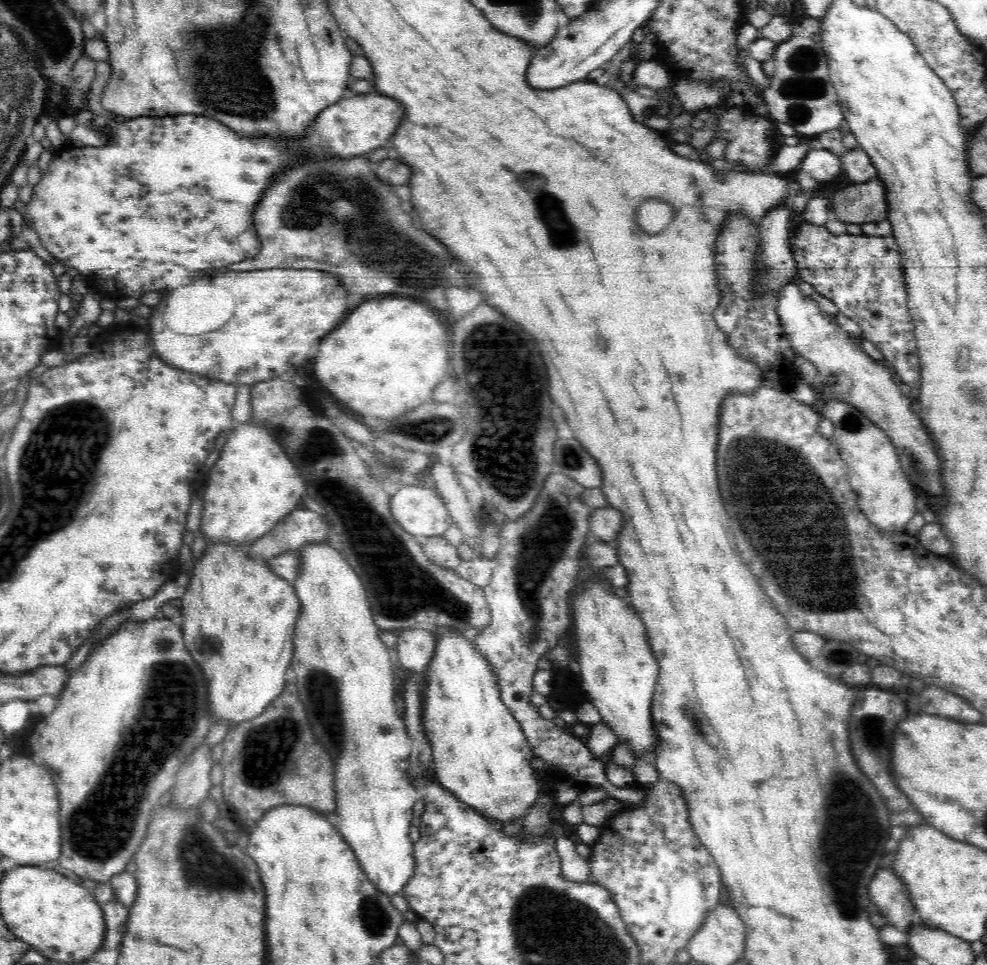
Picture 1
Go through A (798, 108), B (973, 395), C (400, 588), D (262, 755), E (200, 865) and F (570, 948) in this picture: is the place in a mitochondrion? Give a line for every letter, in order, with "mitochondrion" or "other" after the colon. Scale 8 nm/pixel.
A: mitochondrion
B: mitochondrion
C: mitochondrion
D: mitochondrion
E: mitochondrion
F: mitochondrion

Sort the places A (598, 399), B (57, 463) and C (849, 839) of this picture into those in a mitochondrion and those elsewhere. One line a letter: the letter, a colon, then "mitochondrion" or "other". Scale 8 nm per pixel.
A: other
B: mitochondrion
C: mitochondrion

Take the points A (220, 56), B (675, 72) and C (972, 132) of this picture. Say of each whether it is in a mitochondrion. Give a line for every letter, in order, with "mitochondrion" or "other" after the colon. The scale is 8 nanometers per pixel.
A: mitochondrion
B: other
C: other

